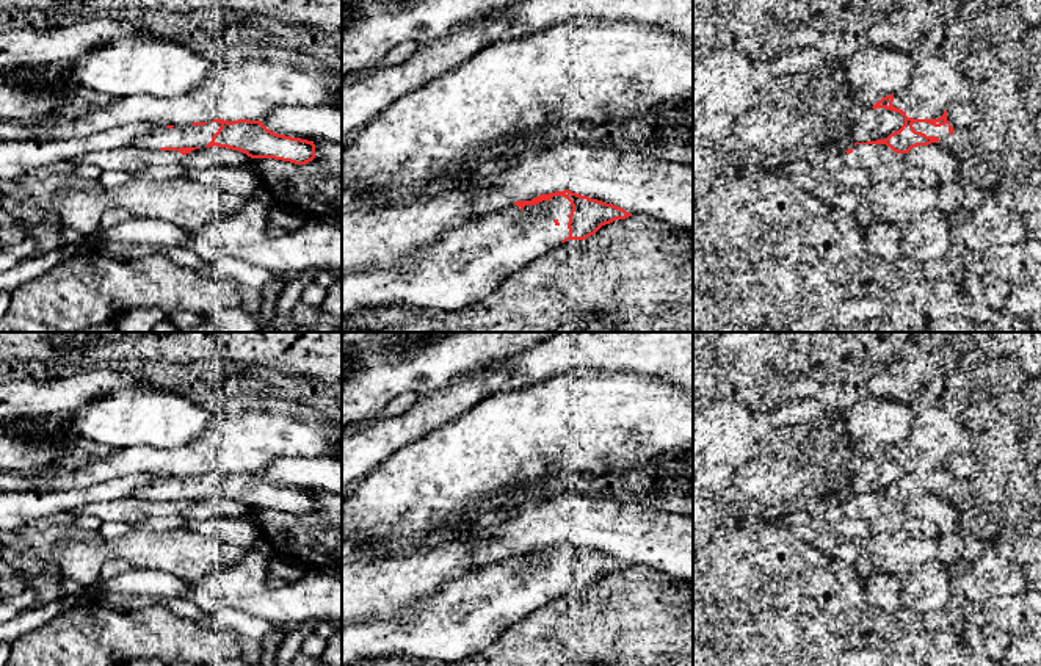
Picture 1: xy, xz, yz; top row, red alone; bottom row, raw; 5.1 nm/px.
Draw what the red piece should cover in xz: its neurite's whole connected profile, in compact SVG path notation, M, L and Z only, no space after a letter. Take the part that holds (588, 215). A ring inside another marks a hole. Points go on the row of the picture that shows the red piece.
M569 190L539 194L531 201L517 201L514 207L503 207L484 213L467 226L450 229L439 241L417 254L411 254L398 266L375 271L342 273L342 317L365 307L404 304L409 307L428 307L434 310L459 310L486 296L502 274L514 271L544 254L557 243L568 240L586 240L602 226L632 216L624 208L607 204Z

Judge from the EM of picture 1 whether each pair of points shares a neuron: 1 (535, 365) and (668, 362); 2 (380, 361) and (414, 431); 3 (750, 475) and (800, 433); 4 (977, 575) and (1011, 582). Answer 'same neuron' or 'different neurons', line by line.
1: same neuron
2: same neuron
3: same neuron
4: same neuron

